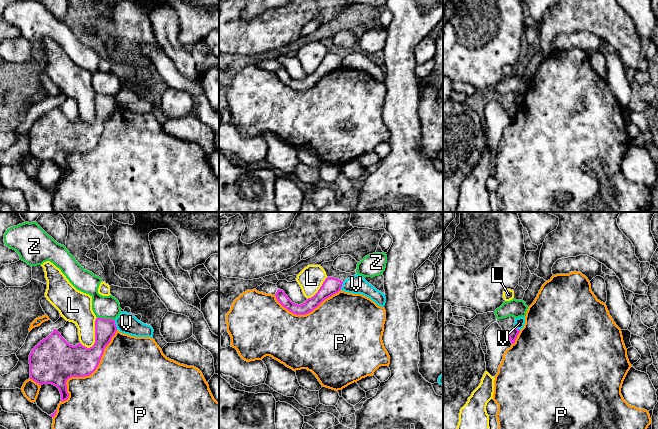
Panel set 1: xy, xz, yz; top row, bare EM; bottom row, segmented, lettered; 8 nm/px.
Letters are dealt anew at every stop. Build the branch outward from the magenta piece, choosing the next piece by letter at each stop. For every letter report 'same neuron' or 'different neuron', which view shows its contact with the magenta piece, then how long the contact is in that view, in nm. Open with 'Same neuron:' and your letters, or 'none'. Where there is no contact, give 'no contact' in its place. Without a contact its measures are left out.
Same neuron: none
L: different neuron; contact in xy; length 260 nm
P: different neuron; contact in xy; length 750 nm
V: different neuron; contact in xy; length 80 nm
Z: different neuron; contact in xy; length 150 nm

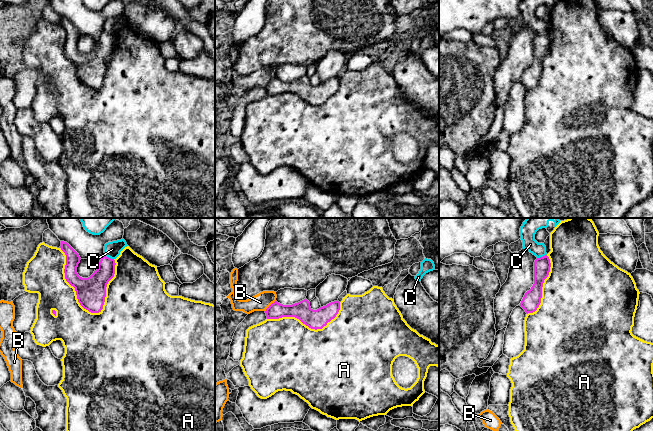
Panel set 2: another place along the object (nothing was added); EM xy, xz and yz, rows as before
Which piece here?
Same neuron: none
A: different neuron; contact in xy; length 600 nm
B: different neuron; contact in xz; length 130 nm
C: different neuron; contact in xy; length 90 nm

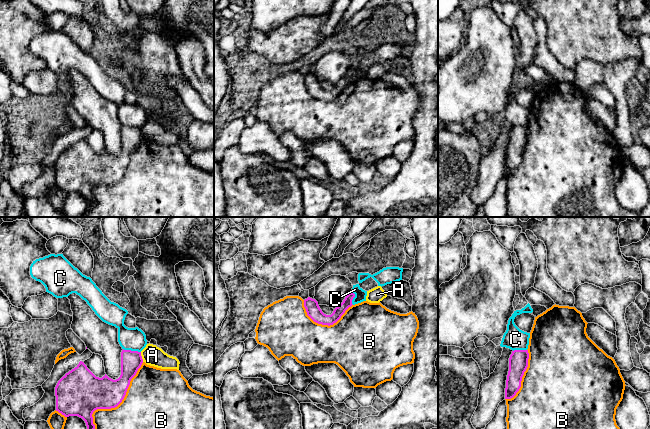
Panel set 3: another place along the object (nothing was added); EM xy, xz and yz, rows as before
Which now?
Same neuron: none
A: different neuron; contact in xy; length 80 nm
B: different neuron; contact in xy; length 750 nm
C: different neuron; contact in xy; length 150 nm

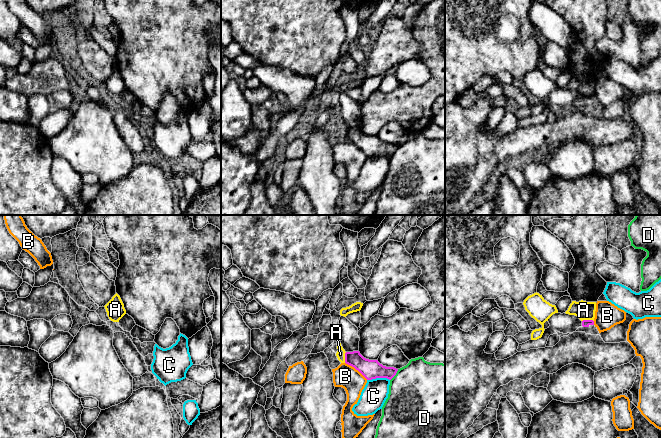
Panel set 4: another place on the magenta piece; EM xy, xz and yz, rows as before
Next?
Same neuron: none
A: different neuron; contact in yz; length 100 nm
B: different neuron; contact in xz; length 240 nm
C: different neuron; contact in xz; length 180 nm
D: different neuron; contact in xz; length 120 nm

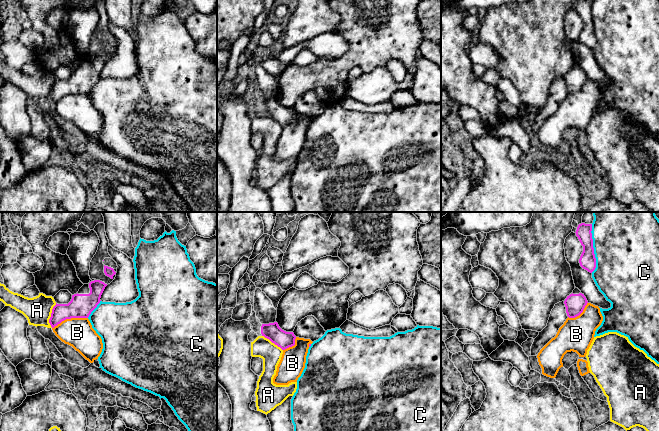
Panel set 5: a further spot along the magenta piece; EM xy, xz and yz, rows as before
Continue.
Same neuron: none
A: different neuron; contact in xy; length 200 nm
B: different neuron; contact in xy; length 300 nm
C: different neuron; contact in yz; length 400 nm

